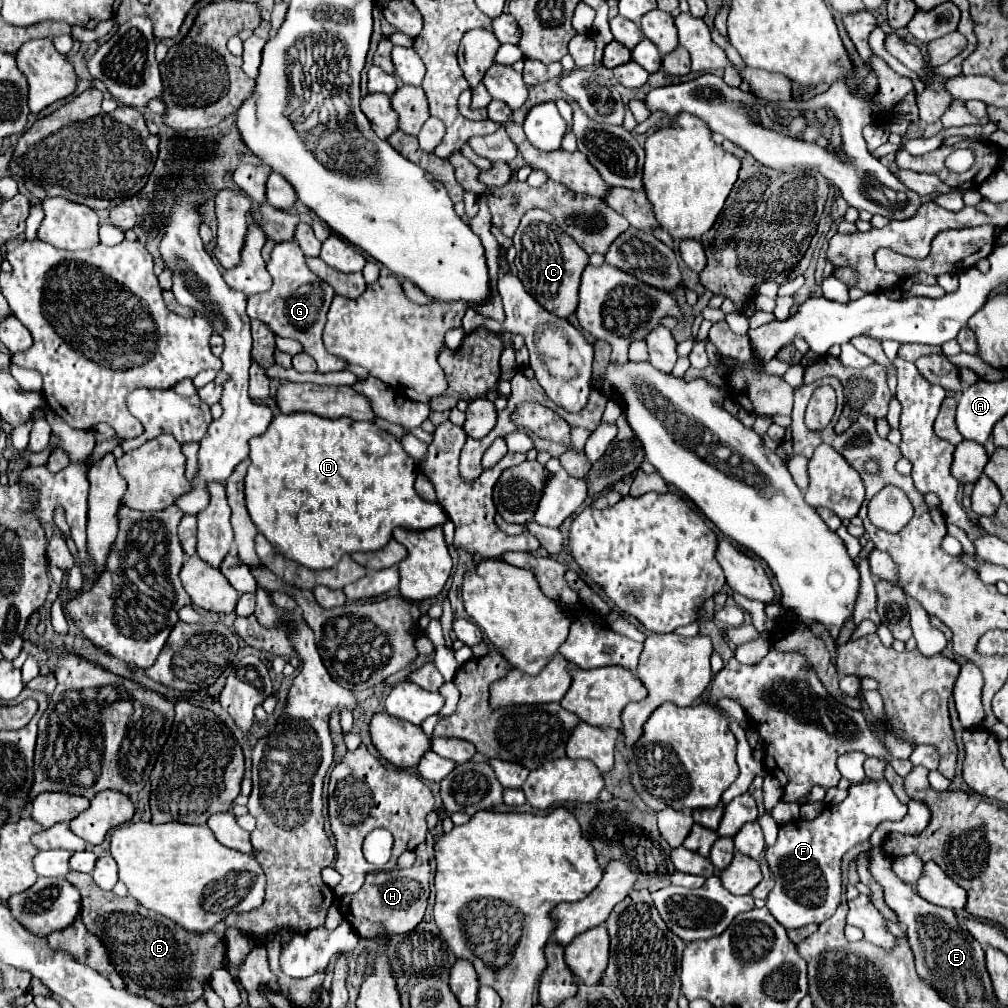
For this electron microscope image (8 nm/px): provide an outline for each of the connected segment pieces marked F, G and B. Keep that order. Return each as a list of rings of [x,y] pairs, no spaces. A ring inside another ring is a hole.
[[[862,781],[850,787],[850,795],[838,803],[826,807],[812,823],[788,823],[780,827],[778,841],[766,849],[766,861],[776,875],[776,885],[766,899],[766,907],[786,929],[798,929],[808,923],[824,923],[834,915],[842,895],[842,855],[866,841],[882,821],[900,821],[906,815],[906,805],[898,801],[890,785],[880,781]]]
[[[296,241],[278,243],[272,251],[272,259],[268,261],[268,273],[274,279],[274,285],[266,293],[258,293],[248,298],[246,312],[250,319],[260,319],[266,323],[278,337],[290,337],[302,343],[304,351],[316,359],[318,371],[342,371],[346,363],[334,355],[330,355],[322,345],[322,331],[326,325],[326,313],[334,299],[334,289],[316,277],[304,261],[304,253],[300,251]]]
[[[70,871],[66,881],[80,891],[80,919],[92,933],[102,937],[114,965],[126,979],[126,989],[134,995],[150,997],[160,1005],[186,1005],[202,997],[202,983],[210,973],[224,967],[224,939],[214,933],[188,933],[174,921],[144,909],[132,897],[118,897],[112,891],[102,891],[86,873]]]

